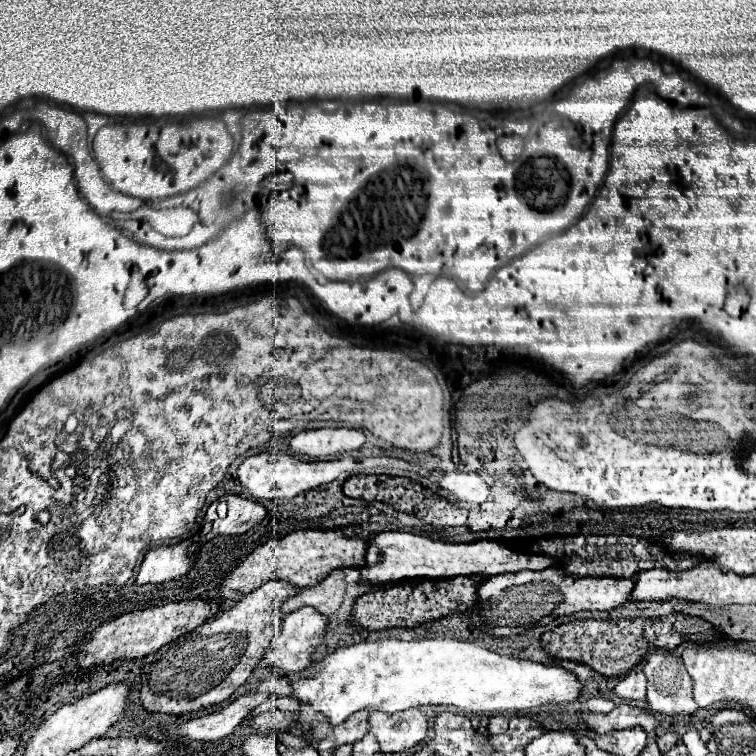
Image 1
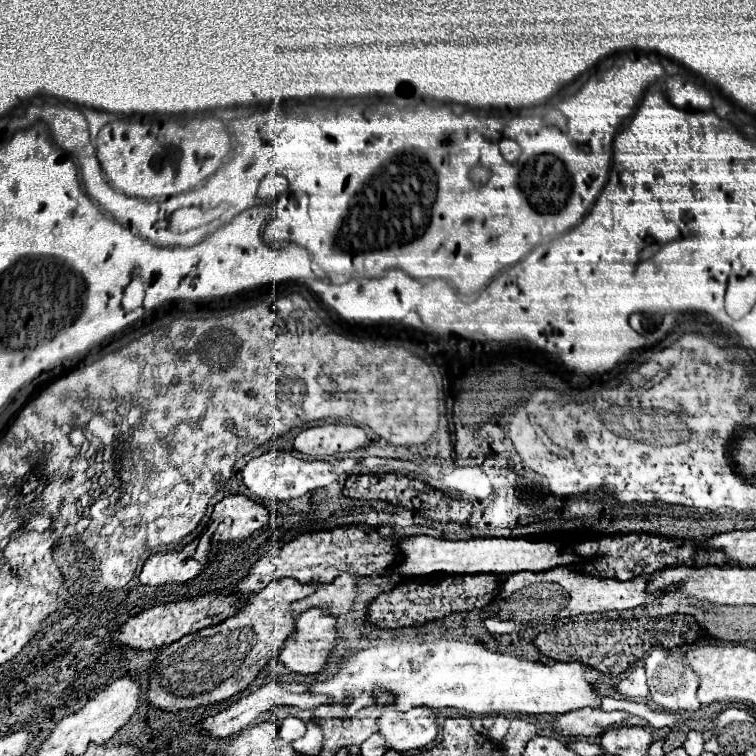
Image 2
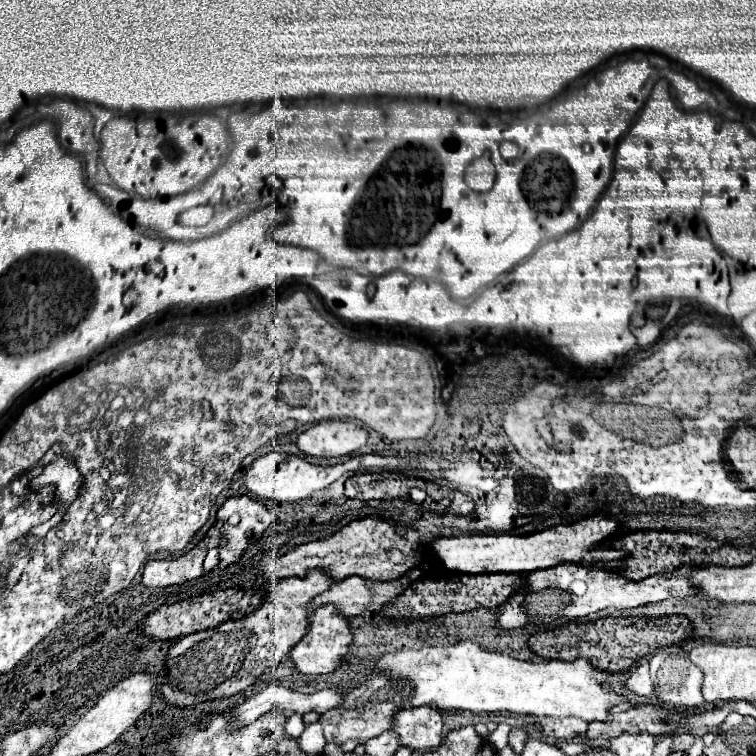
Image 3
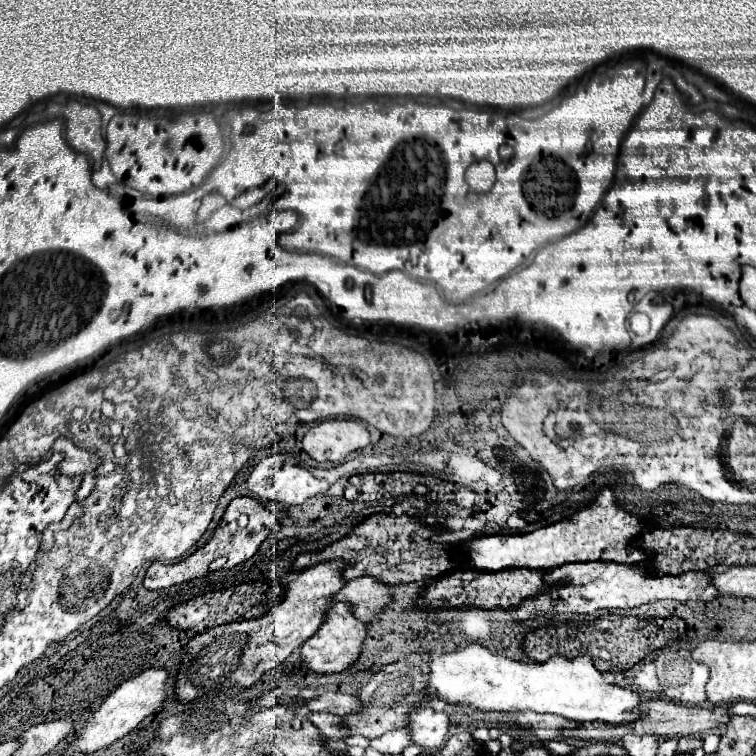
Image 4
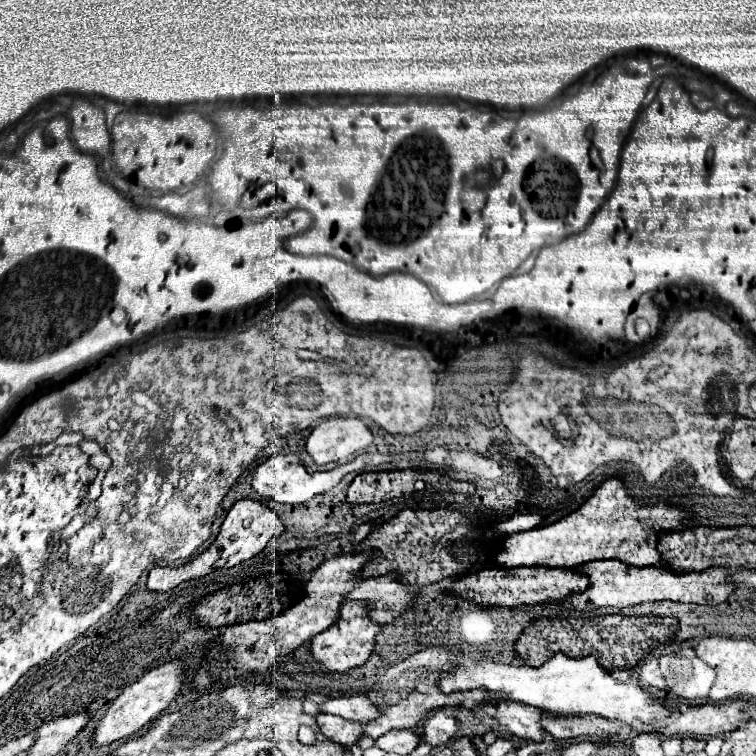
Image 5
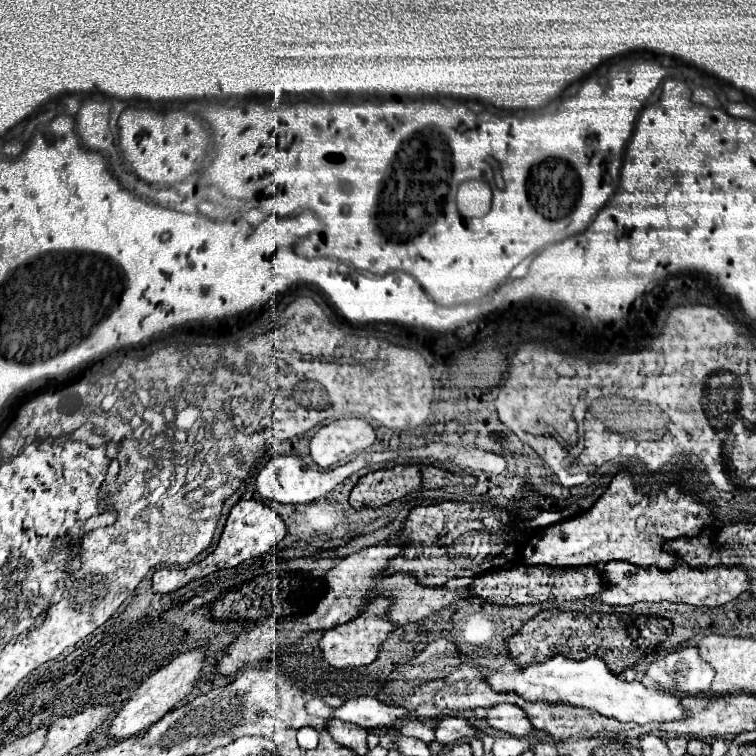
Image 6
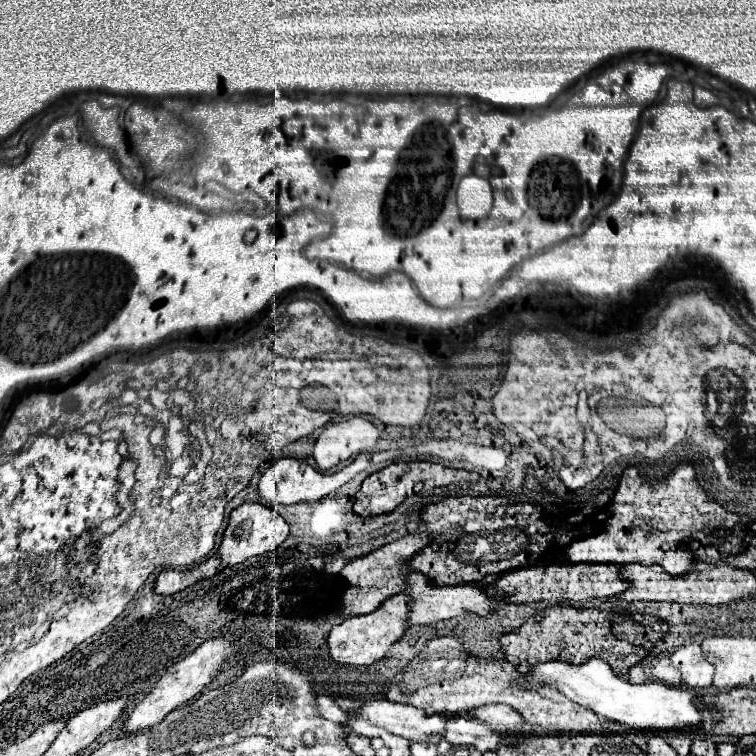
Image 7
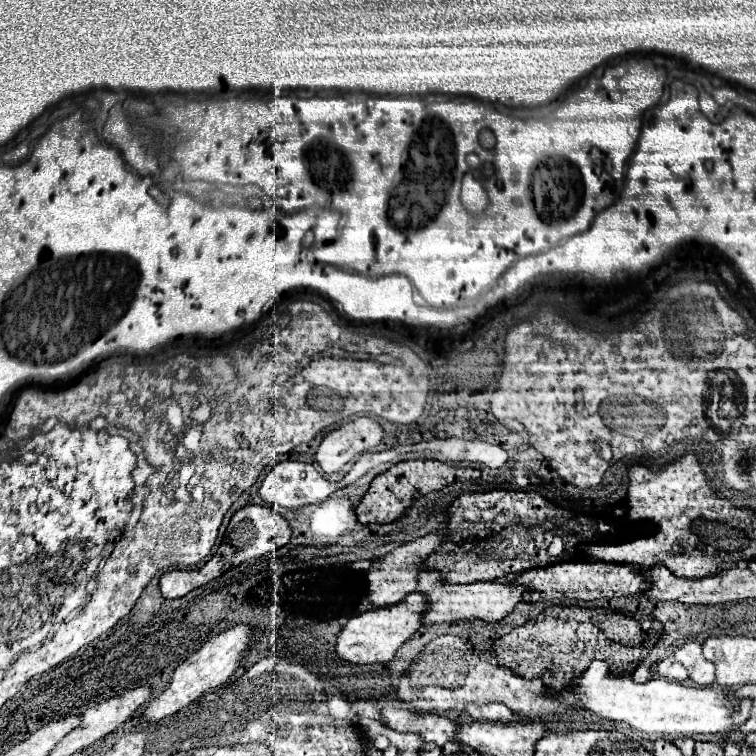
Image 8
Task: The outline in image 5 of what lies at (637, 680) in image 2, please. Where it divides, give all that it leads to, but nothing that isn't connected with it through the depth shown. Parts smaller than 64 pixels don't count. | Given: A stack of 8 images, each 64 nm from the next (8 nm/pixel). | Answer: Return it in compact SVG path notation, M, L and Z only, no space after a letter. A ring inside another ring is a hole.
M650 659L646 661L640 671L640 680L644 680L646 688L653 686L658 689L665 689L667 684L663 679L659 670L659 664L657 659Z

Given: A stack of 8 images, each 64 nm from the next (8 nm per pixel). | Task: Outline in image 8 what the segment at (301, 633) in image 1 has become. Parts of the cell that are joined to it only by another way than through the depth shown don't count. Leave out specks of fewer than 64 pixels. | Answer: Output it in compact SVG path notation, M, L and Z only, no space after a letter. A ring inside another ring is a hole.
M412 592L398 604L352 616L336 636L336 654L342 660L354 664L376 664L376 662L392 660L394 652L420 628L422 610L424 610L424 596Z

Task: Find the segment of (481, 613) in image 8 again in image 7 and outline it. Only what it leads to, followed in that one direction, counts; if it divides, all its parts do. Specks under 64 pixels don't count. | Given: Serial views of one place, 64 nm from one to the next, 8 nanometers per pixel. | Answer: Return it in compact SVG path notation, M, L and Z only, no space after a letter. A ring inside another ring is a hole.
M410 572L406 578L408 588L404 594L408 596L408 624L430 624L438 620L446 620L452 616L462 616L466 612L474 612L478 616L486 616L492 608L500 604L500 598L488 598L480 586L472 584L460 584L460 586L434 586L428 582L428 578L420 572Z

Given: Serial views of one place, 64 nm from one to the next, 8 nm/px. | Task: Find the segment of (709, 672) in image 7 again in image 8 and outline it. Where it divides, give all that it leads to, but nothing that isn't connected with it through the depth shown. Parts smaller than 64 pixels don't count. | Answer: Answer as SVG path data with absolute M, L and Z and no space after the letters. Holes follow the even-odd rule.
M688 642L674 652L674 658L688 670L688 680L700 688L714 684L714 666L702 656L698 642Z

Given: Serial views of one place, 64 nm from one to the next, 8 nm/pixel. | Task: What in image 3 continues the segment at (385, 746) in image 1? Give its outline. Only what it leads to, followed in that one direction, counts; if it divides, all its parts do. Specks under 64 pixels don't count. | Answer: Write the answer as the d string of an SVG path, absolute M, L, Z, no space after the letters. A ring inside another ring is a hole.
M404 708L392 716L390 730L398 734L400 746L410 750L430 750L442 740L442 718L436 708Z

